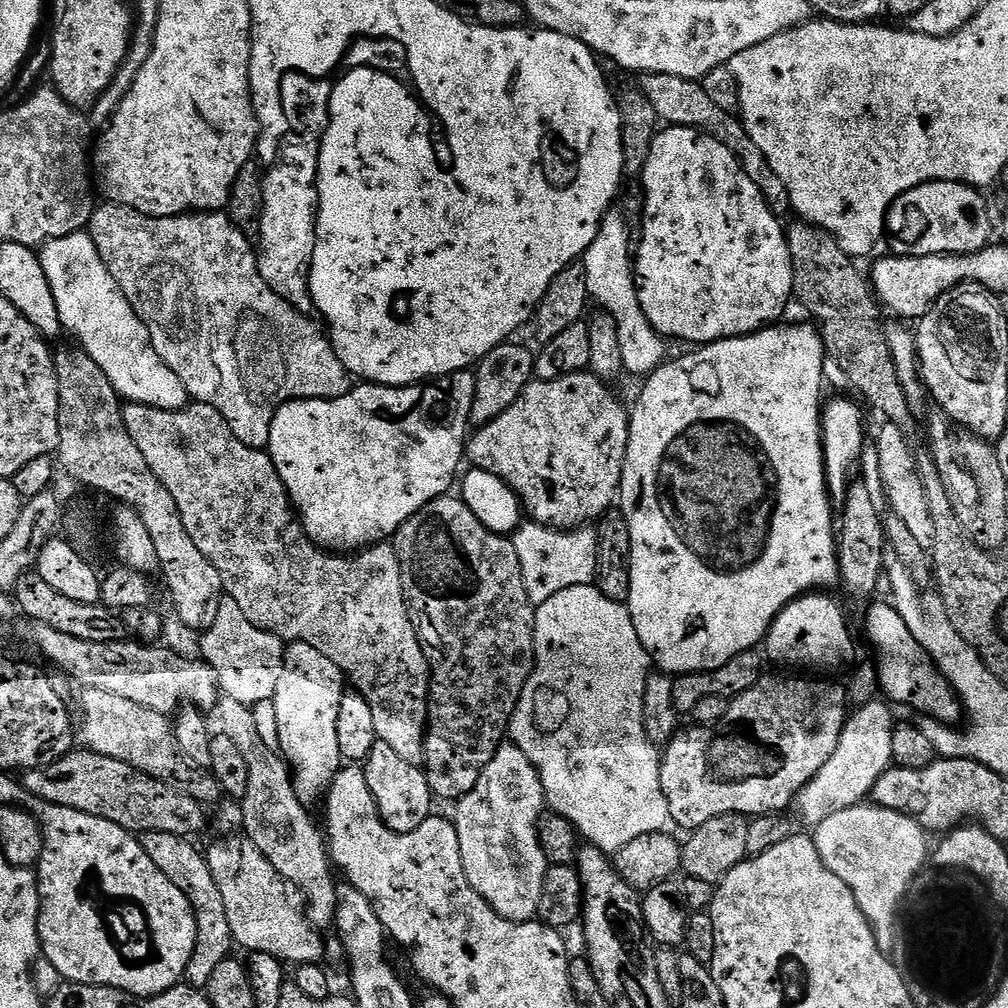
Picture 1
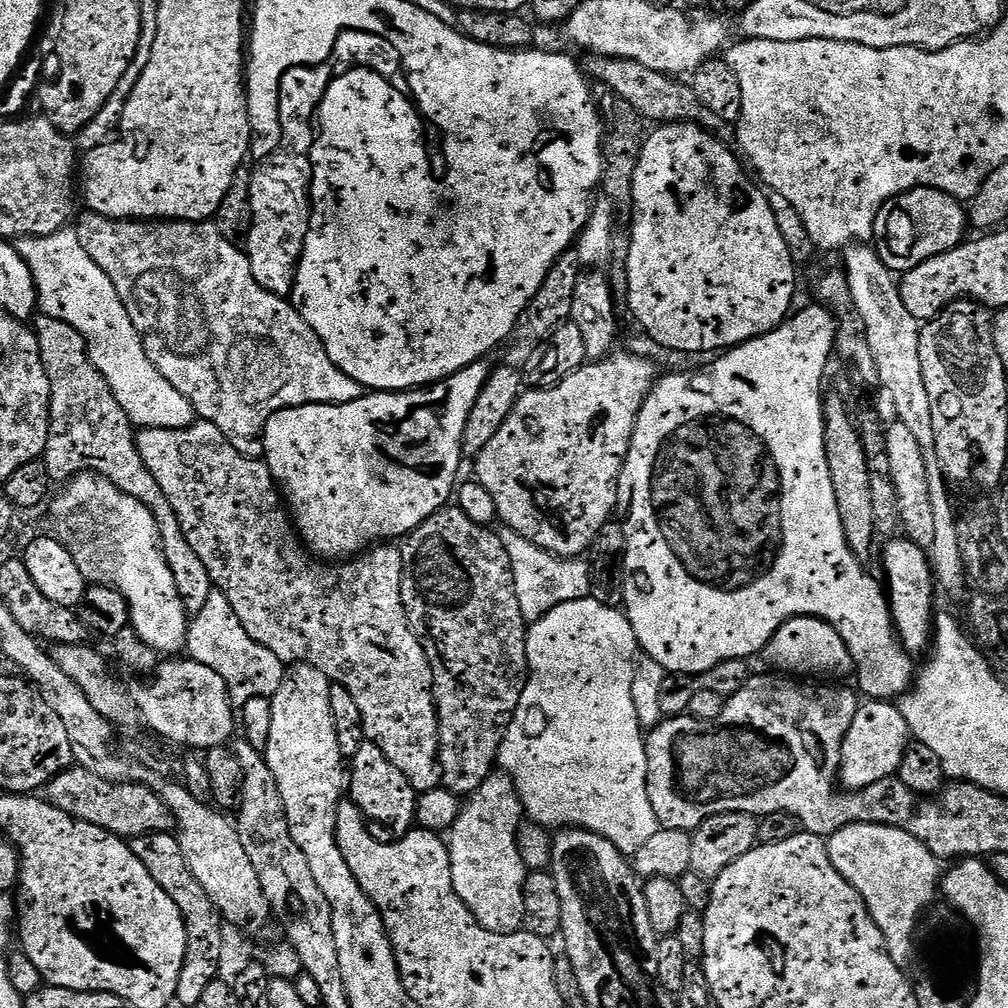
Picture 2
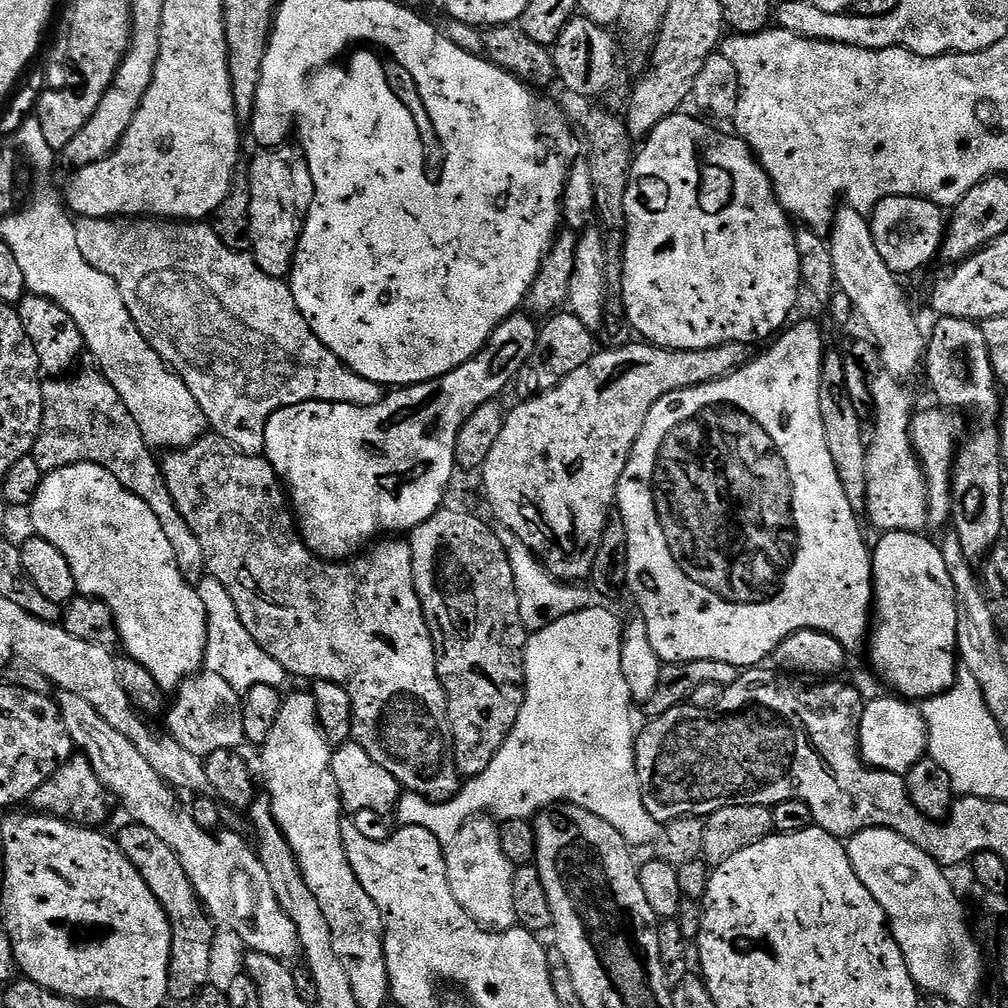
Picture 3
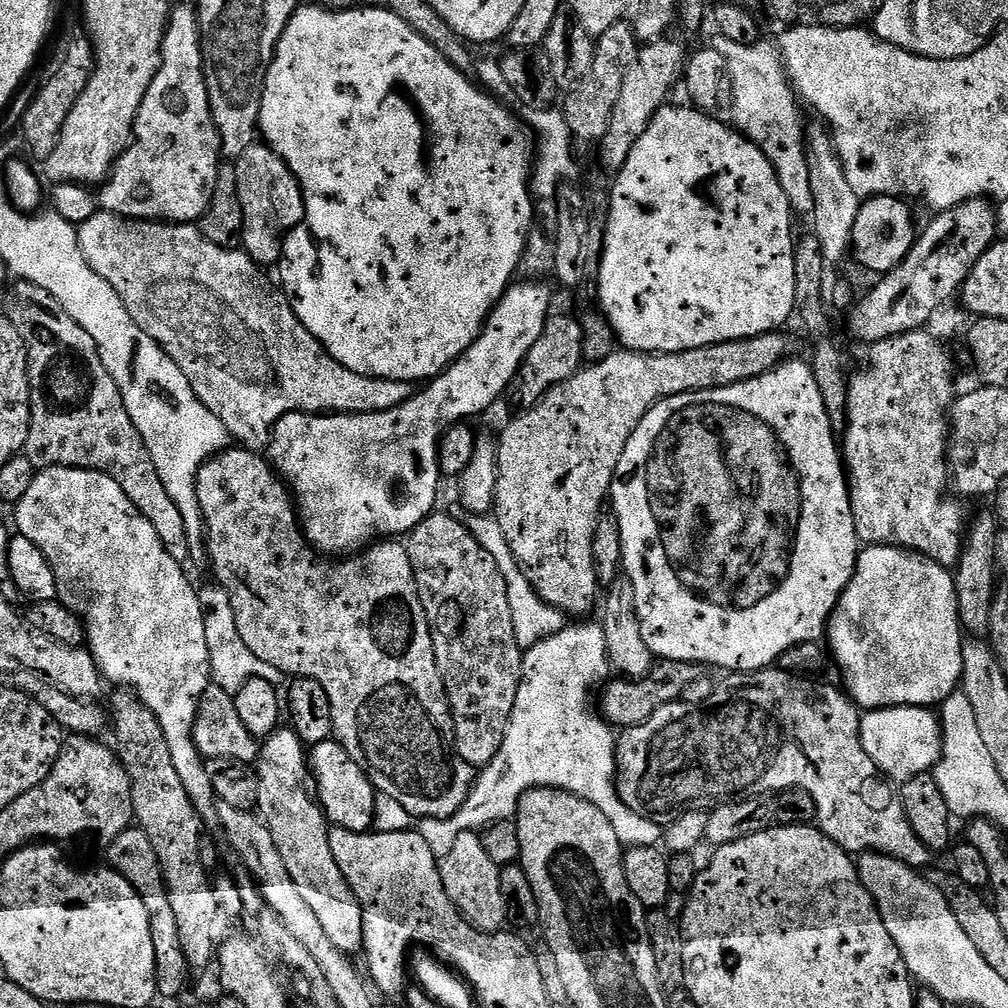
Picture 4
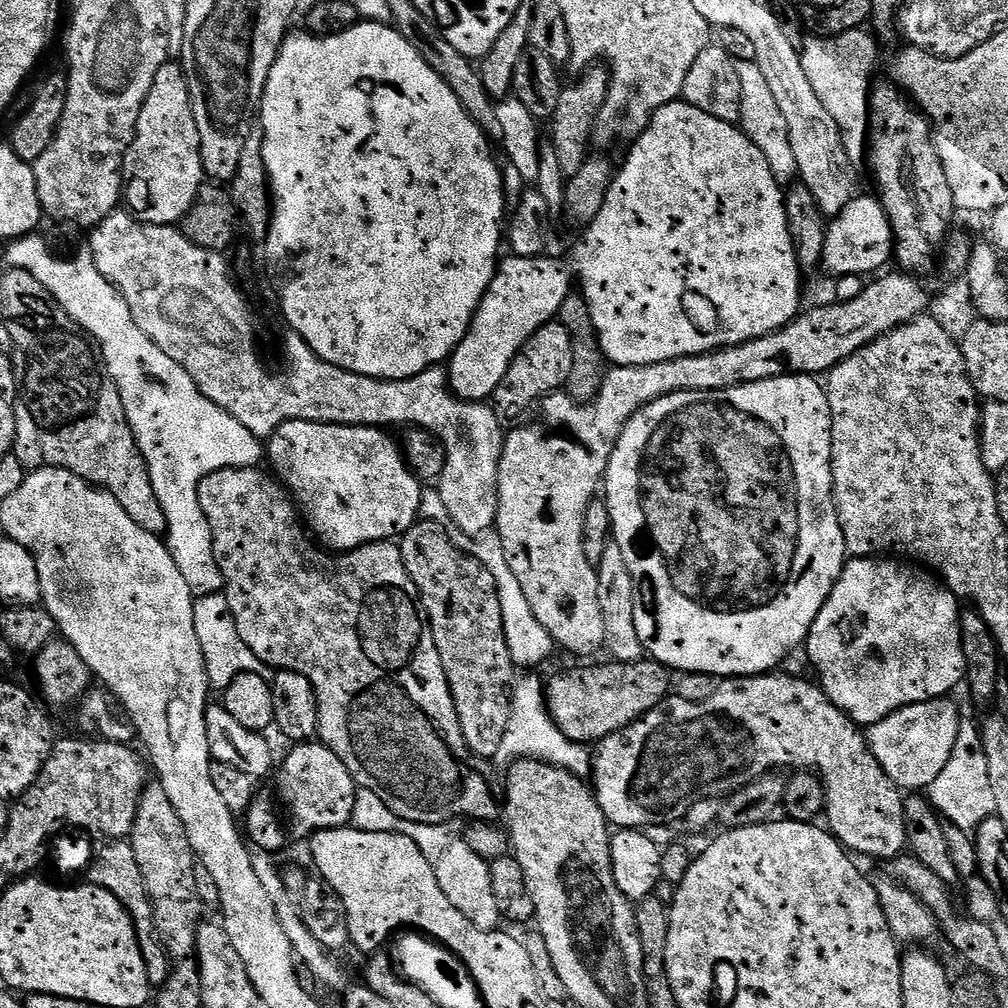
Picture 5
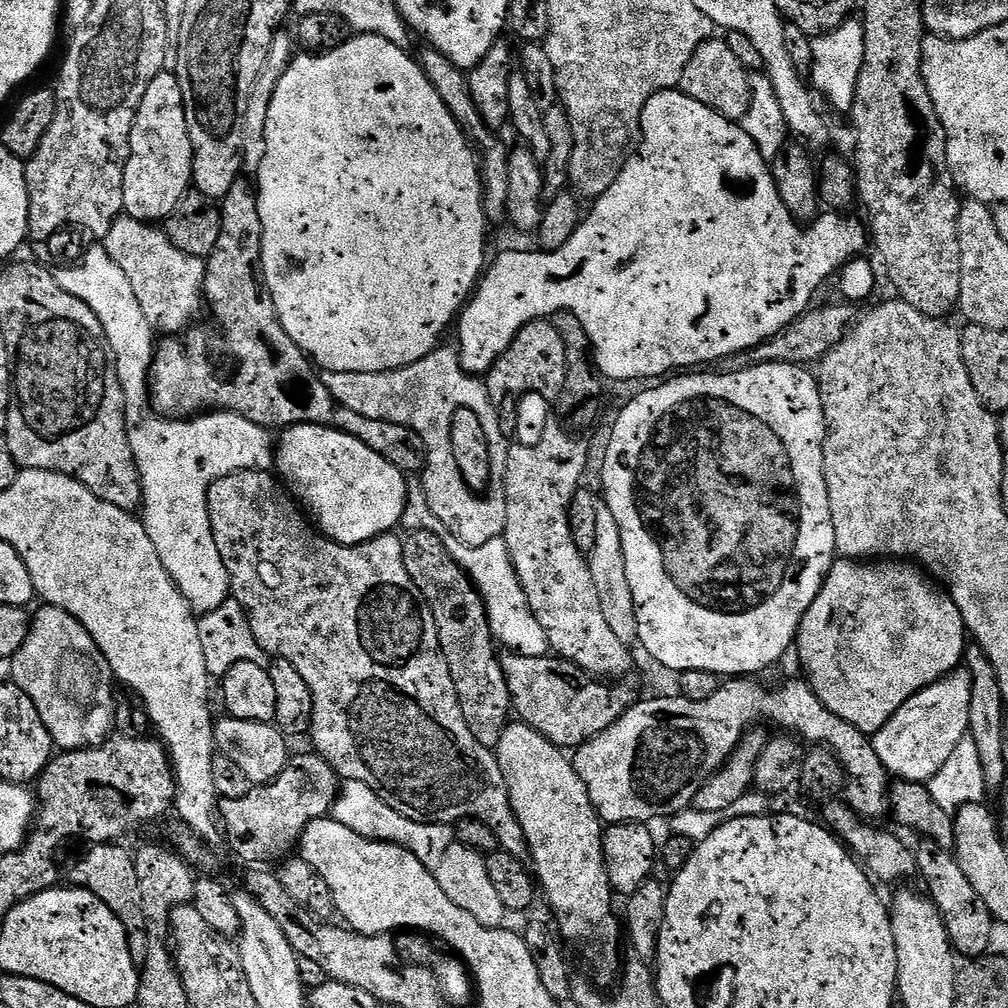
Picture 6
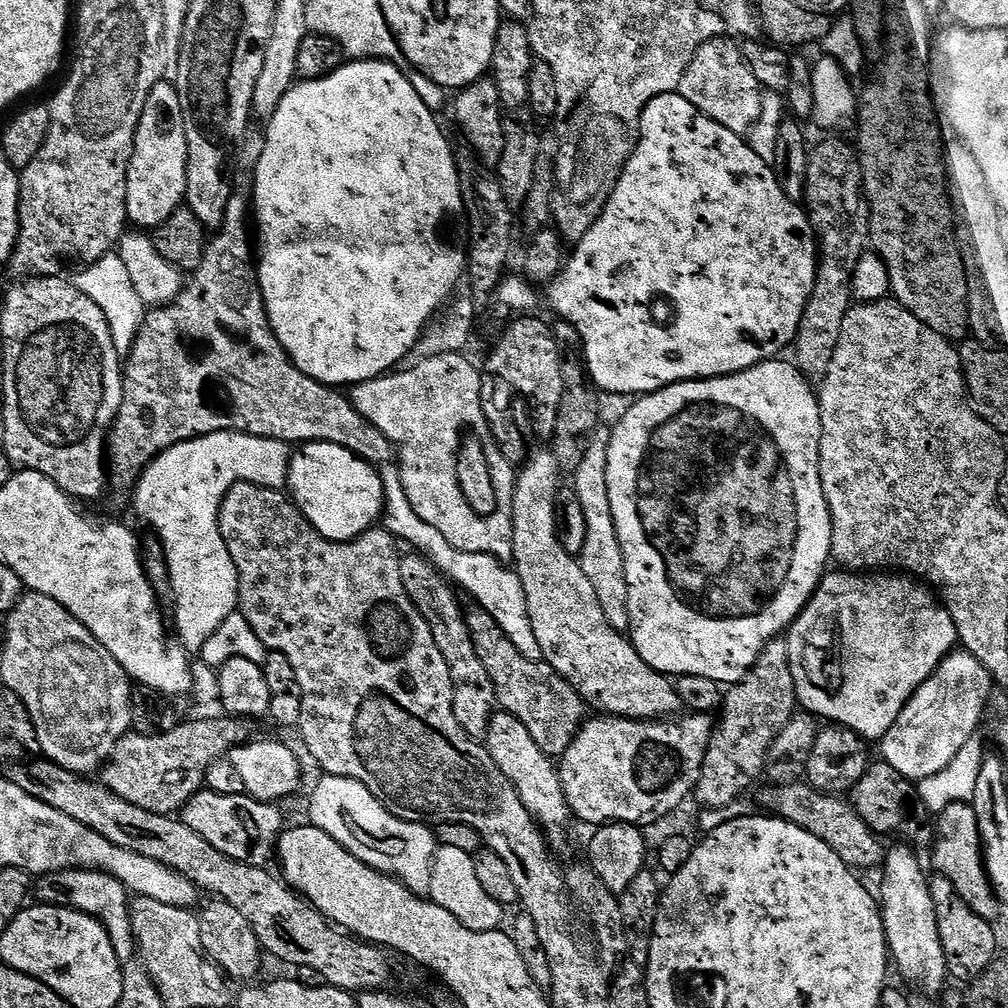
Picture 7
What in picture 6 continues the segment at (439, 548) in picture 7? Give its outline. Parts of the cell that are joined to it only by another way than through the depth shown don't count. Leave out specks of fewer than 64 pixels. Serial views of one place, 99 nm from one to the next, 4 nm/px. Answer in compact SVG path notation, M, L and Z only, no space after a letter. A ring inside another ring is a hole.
M412 486L408 489L408 501L404 507L403 527L408 532L429 532L439 538L448 548L448 552L454 558L454 562L461 570L467 572L480 593L482 602L486 606L486 614L490 622L490 630L493 637L501 645L505 644L508 652L516 652L519 656L546 656L549 655L546 630L538 626L538 618L530 610L530 602L526 602L526 590L522 590L522 582L512 565L512 559L503 539L491 540L482 546L469 548L460 543L458 537L450 534L438 518L434 518L434 510L426 502L426 494L423 487Z

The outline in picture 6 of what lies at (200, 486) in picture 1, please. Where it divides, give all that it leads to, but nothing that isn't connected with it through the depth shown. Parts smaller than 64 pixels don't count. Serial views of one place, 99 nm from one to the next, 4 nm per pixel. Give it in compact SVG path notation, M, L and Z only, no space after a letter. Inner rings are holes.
M254 471L254 472L235 472L229 476L223 476L221 480L212 484L212 488L208 492L208 513L210 514L210 526L214 534L214 542L218 542L218 554L222 554L222 562L228 571L228 583L230 585L231 595L236 599L242 607L244 613L248 616L250 622L250 630L254 634L254 638L258 642L258 646L264 652L268 653L269 657L276 660L285 660L290 662L290 666L294 666L294 670L298 670L298 674L302 674L302 679L306 682L306 686L310 686L310 694L314 702L314 710L312 711L312 727L310 729L310 741L314 747L315 755L323 758L326 763L336 771L337 777L341 781L347 782L353 780L354 782L362 782L362 786L370 786L370 790L374 790L378 794L378 798L386 805L390 806L390 810L394 810L394 814L398 814L407 820L413 820L419 824L446 824L455 826L462 820L477 820L486 826L490 826L490 830L496 836L497 845L503 851L509 852L511 856L517 858L523 857L528 851L528 844L524 841L522 828L518 826L514 810L510 806L510 798L506 790L506 782L502 778L502 770L496 761L496 753L493 749L482 746L474 738L474 734L470 734L470 726L466 726L466 718L462 718L462 706L458 702L458 690L454 690L454 678L450 674L450 666L446 666L446 658L440 649L438 642L438 630L434 622L434 614L428 609L427 604L424 603L420 592L414 586L414 582L410 582L410 574L406 574L406 562L404 561L404 541L396 534L389 534L387 536L379 536L371 540L369 544L355 544L353 548L347 548L345 544L335 544L333 540L328 539L327 536L321 534L310 523L309 517L298 507L297 501L282 487L281 481L277 479L271 471Z

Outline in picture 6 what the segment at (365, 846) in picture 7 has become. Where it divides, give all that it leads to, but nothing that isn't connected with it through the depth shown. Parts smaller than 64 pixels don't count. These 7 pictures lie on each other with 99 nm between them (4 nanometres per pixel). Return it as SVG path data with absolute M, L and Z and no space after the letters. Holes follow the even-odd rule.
M350 780L339 789L331 815L363 840L378 840L382 844L396 844L406 849L414 854L414 858L418 858L418 862L422 862L422 866L430 870L436 869L438 862L442 862L442 854L446 854L448 847L454 843L454 832L449 825L419 824L402 818L394 814L394 810L390 810L390 806L386 806L374 790L370 790L370 786L362 786L362 782Z

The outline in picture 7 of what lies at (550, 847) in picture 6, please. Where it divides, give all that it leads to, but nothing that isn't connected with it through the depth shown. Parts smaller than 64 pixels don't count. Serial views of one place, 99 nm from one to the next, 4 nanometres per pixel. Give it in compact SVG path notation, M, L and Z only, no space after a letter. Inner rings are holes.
M497 710L492 715L486 747L498 770L502 770L502 774L506 774L514 790L518 790L518 798L522 798L526 810L530 810L536 823L546 833L547 839L553 845L562 843L564 827L567 826L568 820L570 821L570 809L560 781L557 761L538 747L538 742L530 738L530 730L526 730L526 726L518 722L518 718L503 710Z

